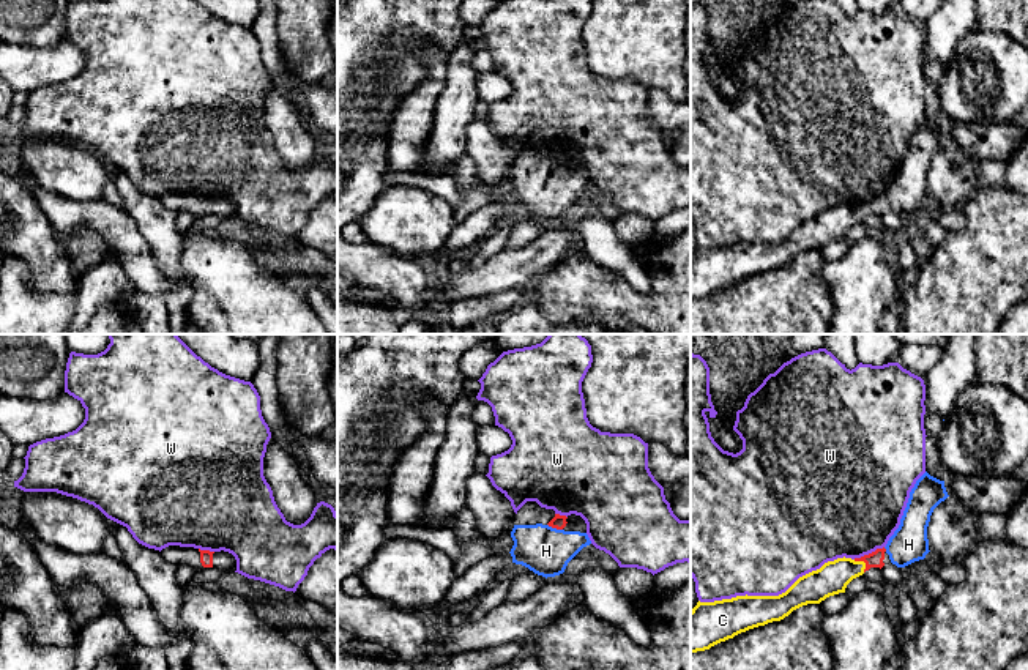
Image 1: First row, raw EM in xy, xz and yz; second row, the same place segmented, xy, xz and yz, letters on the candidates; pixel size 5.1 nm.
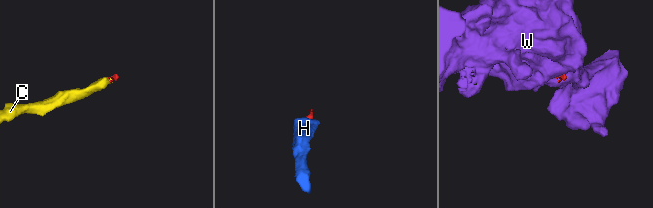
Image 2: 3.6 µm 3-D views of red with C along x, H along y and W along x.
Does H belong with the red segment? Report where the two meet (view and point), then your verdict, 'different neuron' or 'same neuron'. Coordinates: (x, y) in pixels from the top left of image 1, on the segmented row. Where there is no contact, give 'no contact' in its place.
meets red in xz at (555, 527); same neuron

